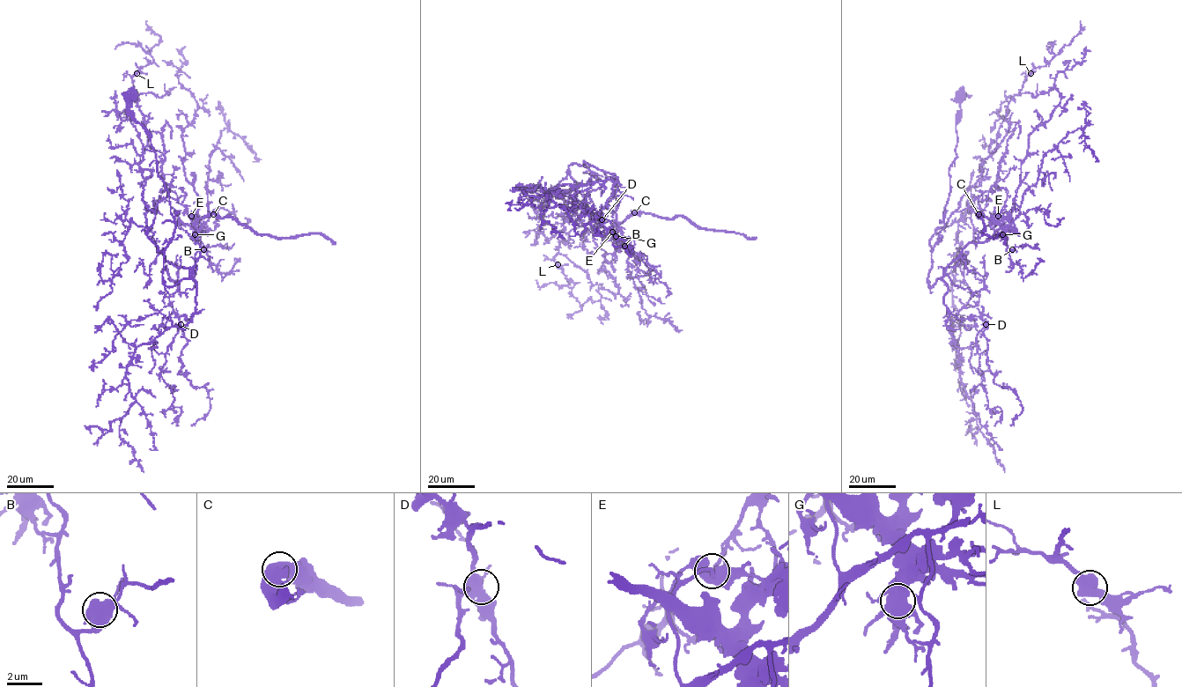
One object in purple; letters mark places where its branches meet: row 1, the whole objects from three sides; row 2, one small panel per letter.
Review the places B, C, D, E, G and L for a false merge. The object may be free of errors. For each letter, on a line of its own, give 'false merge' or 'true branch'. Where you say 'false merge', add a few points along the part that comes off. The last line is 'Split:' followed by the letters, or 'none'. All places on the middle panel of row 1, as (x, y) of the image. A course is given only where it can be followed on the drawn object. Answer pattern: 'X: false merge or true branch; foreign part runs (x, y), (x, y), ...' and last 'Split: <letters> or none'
B: true branch
C: true branch
D: true branch
E: true branch
G: false merge; foreign part runs (616, 235), (619, 225), (635, 213), (650, 213), (663, 218), (688, 218), (702, 228), (757, 237)
L: true branch
Split: G

